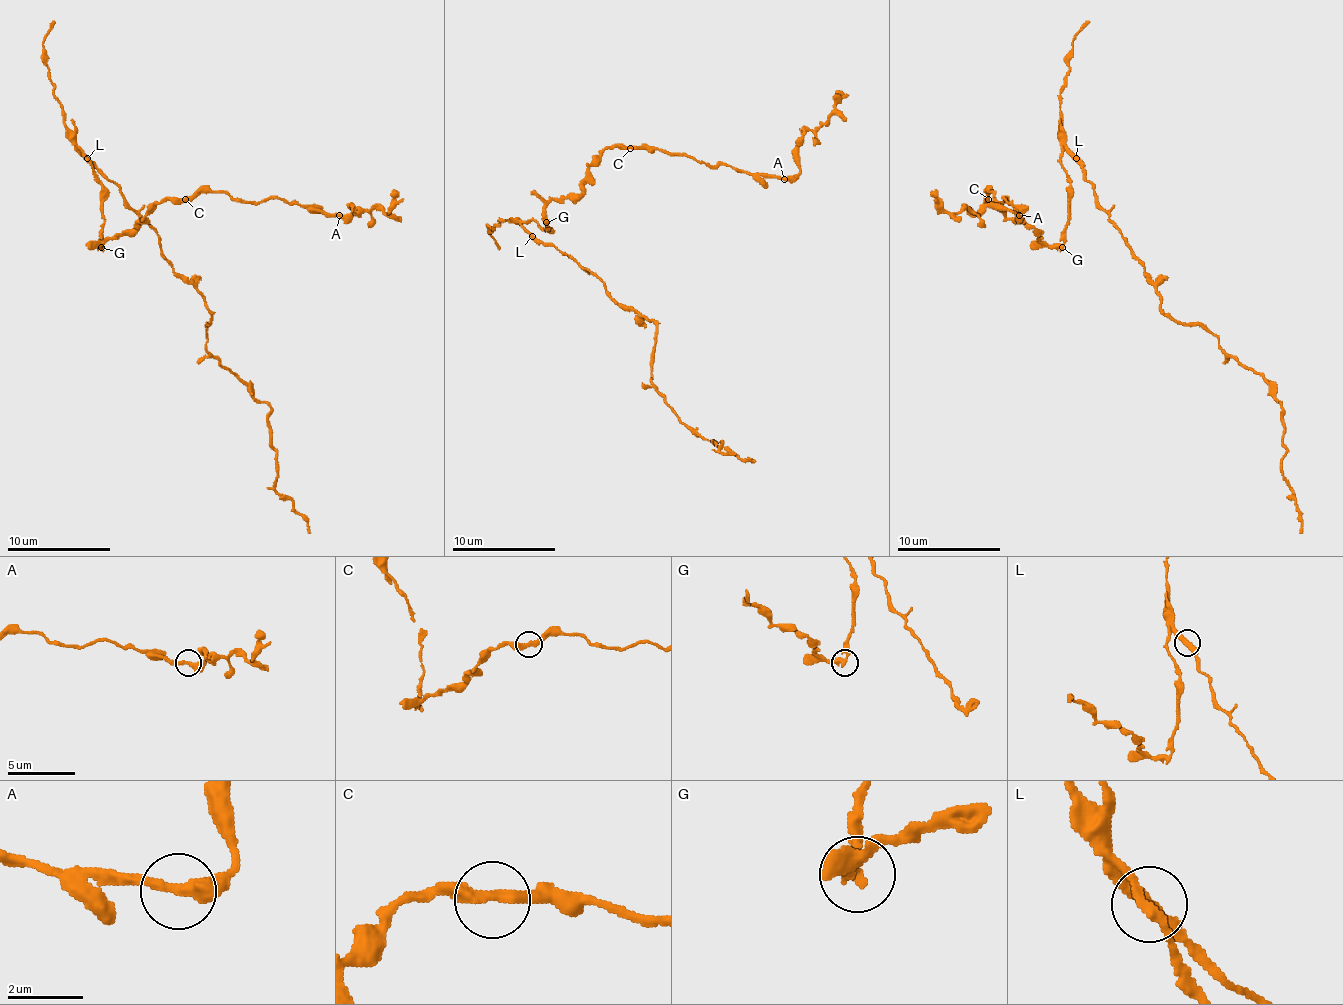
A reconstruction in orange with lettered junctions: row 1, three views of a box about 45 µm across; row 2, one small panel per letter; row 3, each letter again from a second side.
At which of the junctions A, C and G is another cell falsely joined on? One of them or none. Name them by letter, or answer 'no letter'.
G

